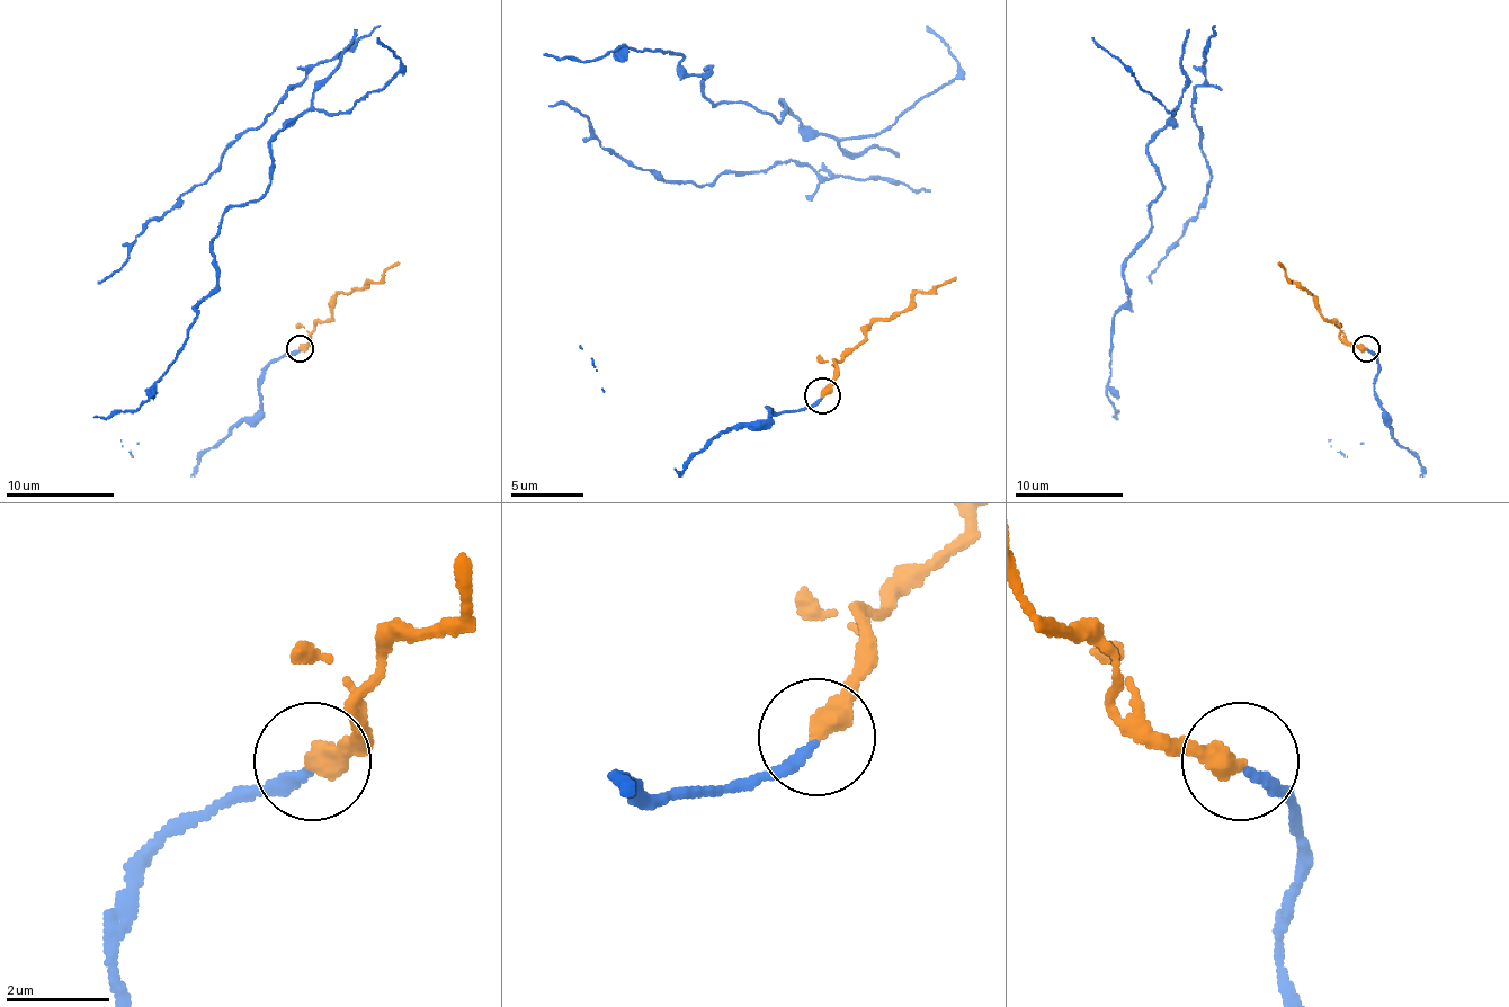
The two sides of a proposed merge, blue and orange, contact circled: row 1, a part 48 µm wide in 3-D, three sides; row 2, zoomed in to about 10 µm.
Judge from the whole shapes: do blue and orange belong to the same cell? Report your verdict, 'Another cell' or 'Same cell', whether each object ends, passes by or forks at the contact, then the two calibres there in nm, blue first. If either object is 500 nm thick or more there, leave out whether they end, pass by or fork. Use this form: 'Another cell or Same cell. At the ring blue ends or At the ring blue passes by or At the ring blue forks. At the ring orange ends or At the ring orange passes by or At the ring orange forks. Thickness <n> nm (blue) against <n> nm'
Same cell. At the ring blue ends. At the ring orange ends. Thickness 220 nm (blue) against 440 nm

